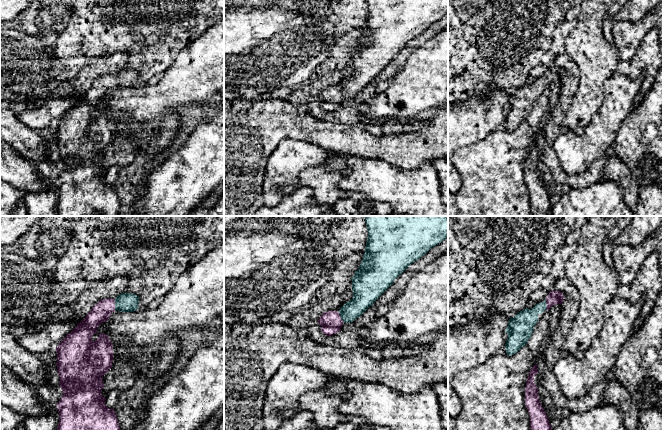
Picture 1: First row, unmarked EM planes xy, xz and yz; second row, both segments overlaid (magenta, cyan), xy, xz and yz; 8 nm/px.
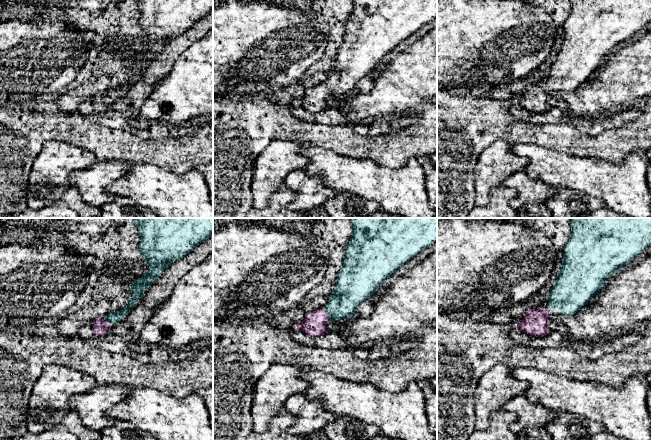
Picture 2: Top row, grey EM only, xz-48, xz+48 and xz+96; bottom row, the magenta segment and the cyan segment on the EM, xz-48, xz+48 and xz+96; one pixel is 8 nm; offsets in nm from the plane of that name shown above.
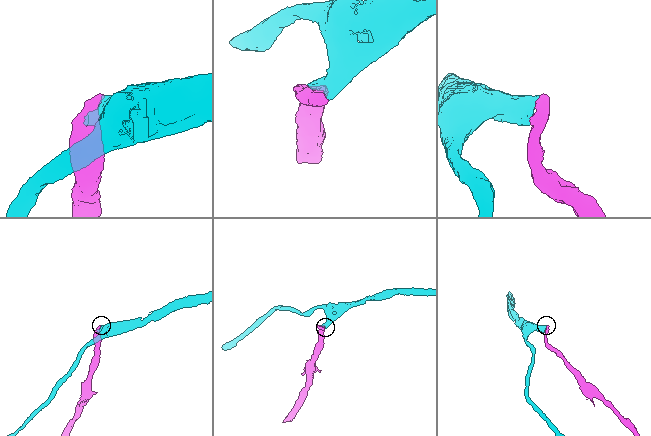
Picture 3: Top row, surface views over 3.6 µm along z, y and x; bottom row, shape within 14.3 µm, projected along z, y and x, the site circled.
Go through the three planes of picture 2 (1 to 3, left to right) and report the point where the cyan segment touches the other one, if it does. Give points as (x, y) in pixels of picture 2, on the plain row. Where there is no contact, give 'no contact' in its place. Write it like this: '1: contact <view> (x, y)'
1: contact xz-48 (108, 97)
2: contact xz+48 (327, 90)
3: no contact

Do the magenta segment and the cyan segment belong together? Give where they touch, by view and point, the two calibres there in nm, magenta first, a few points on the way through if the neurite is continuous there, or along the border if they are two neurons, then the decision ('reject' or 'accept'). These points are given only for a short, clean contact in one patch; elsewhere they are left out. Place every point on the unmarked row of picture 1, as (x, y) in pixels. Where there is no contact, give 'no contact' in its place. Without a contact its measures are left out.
contact xy (114, 80); calibres 150 and 160 nm; accept

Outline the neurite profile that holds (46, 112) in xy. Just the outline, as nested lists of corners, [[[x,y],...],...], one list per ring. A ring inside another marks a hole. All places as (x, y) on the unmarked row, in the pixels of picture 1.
[[[74,96],[43,97],[32,107],[15,114],[15,118],[33,130],[41,131],[55,125],[76,102],[77,98]]]

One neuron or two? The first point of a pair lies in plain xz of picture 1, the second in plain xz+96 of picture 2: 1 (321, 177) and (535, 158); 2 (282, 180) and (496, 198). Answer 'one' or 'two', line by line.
1: two
2: two

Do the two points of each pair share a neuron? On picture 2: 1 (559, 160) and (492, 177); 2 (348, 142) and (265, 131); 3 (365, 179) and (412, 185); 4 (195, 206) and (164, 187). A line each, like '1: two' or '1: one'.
1: two
2: one
3: one
4: one

